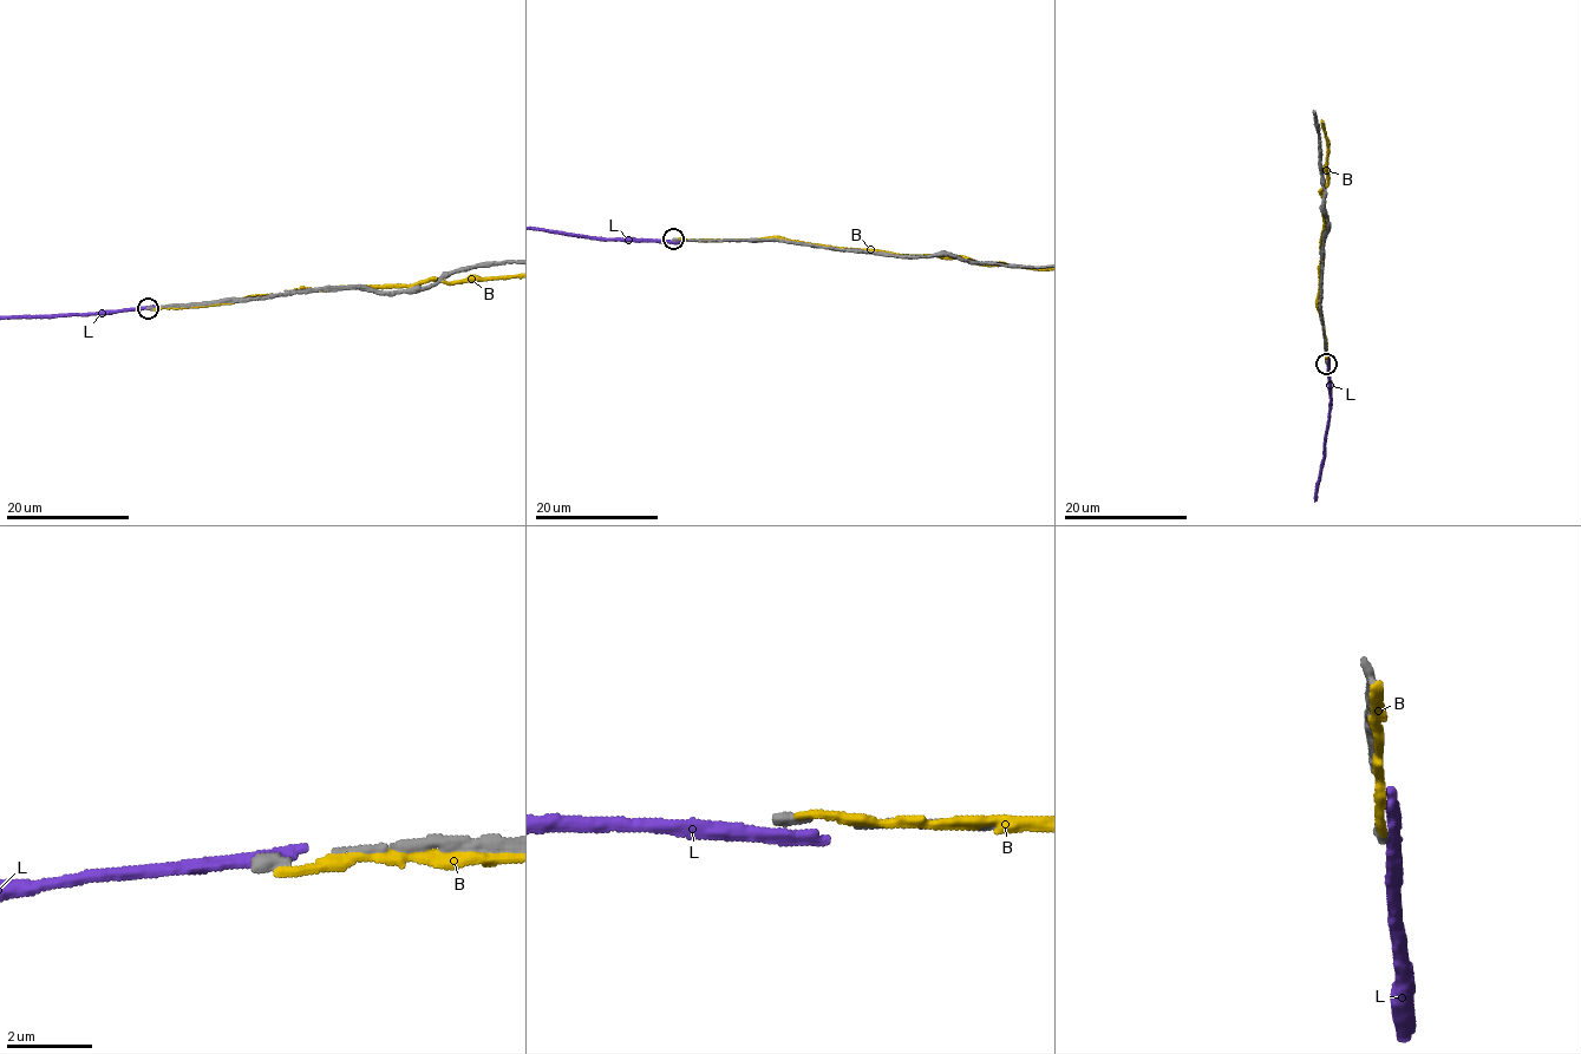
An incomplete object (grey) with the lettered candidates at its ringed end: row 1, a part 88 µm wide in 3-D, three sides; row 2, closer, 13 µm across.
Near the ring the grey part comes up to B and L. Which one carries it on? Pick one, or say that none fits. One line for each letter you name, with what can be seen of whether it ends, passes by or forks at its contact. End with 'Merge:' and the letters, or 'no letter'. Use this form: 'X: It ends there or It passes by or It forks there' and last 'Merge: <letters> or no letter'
Merge: no letter

